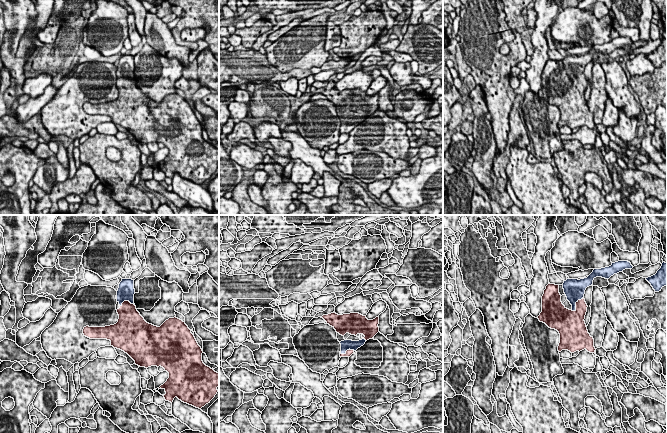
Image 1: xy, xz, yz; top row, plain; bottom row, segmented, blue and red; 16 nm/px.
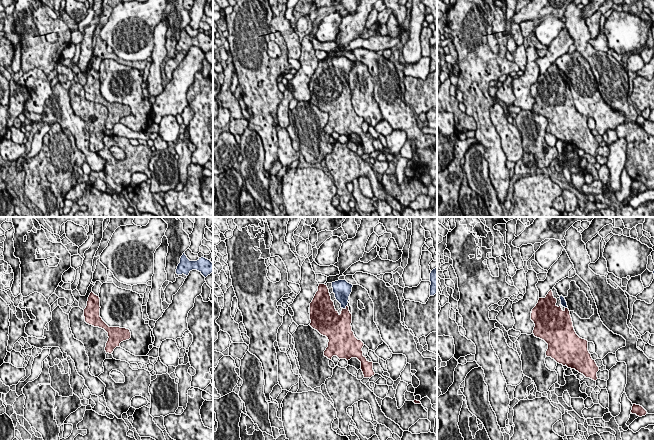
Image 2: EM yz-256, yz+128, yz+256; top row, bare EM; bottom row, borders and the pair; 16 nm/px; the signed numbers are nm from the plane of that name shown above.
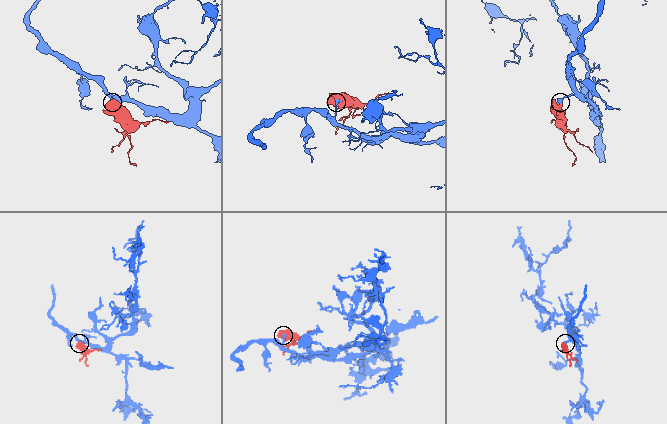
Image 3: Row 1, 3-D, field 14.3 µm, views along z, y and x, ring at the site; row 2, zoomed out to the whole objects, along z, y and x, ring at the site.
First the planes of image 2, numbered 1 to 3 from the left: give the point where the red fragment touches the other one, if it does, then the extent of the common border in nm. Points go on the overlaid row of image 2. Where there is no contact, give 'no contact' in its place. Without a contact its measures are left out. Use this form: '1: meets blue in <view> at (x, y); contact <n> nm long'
1: no contact
2: meets blue in yz+128 at (344, 308); contact 110 nm long
3: meets blue in yz+256 at (566, 307); contact 50 nm long

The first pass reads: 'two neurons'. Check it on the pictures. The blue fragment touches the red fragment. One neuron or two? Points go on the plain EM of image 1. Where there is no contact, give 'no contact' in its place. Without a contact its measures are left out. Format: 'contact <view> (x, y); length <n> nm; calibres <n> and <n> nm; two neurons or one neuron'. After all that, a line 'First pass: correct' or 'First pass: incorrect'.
contact yz (575, 80); length 320 nm; calibres 340 and 280 nm; one neuron
First pass: incorrect

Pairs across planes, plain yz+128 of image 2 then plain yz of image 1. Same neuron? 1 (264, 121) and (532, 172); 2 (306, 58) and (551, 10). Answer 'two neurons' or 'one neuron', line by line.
1: two neurons
2: one neuron

